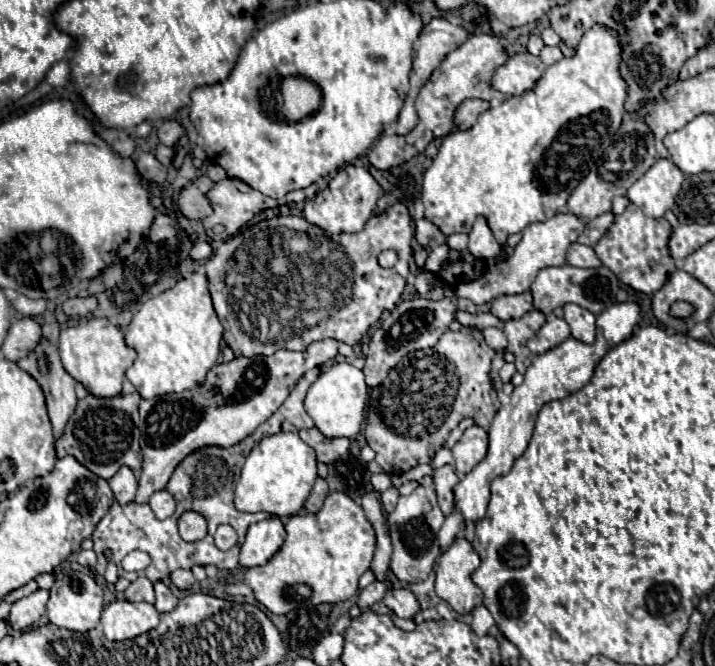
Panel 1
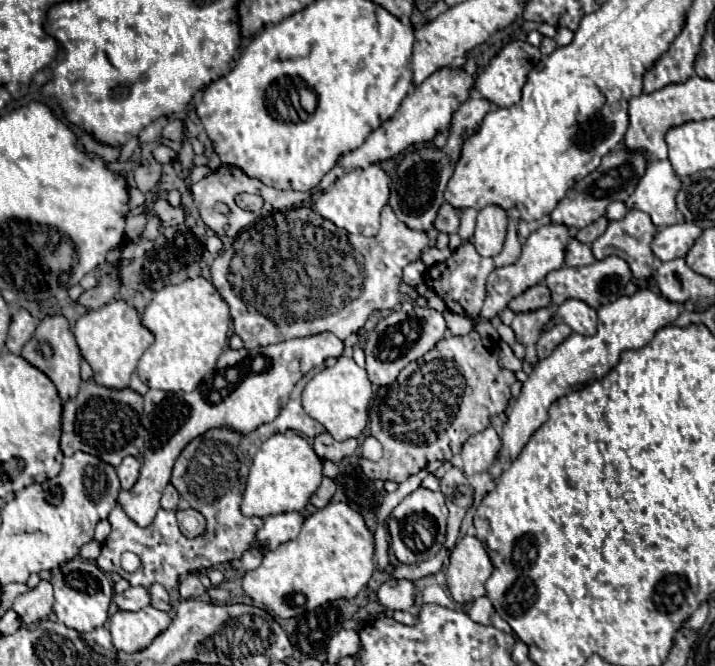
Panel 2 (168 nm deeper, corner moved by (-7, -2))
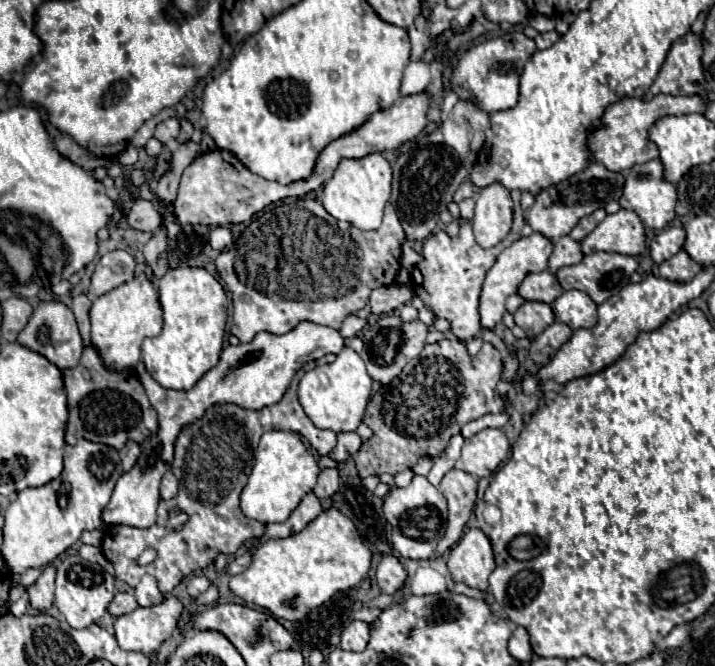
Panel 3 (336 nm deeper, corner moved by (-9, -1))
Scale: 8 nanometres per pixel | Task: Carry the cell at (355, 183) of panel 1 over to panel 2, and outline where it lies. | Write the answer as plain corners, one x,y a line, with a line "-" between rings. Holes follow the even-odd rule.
373,163
365,169
353,169
339,177
331,185
331,189
323,191
315,199
313,211
349,233
373,237
379,231
379,213
387,205
387,201
389,201
389,177
377,163

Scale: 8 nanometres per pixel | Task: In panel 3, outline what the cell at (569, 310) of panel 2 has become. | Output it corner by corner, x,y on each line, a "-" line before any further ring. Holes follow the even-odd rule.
581,290
563,292
553,304
555,320
567,324
571,330
593,328
597,324
597,304

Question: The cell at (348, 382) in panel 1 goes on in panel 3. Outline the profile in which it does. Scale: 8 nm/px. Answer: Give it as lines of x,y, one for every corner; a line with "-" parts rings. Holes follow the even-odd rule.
345,346
337,354
335,362
317,366
301,378
299,402
317,428
327,428
333,432
353,432
363,420
365,406
371,398
371,390
373,390
373,380
365,370
365,362
355,350

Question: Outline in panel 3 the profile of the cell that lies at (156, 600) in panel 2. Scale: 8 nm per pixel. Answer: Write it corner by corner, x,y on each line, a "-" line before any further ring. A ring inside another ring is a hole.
145,576
141,578
139,586
135,588
135,598
139,602
139,606
155,606
163,602
163,594
159,592
157,580
153,576

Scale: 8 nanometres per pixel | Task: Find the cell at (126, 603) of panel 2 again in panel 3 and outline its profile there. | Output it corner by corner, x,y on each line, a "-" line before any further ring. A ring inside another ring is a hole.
117,592
115,594
115,598
113,598
113,602
109,604
109,612
113,614
113,616
121,616
121,614
129,614
129,612
133,612
135,608
139,608
139,604
137,604
137,600
135,600
135,596
131,594
131,592

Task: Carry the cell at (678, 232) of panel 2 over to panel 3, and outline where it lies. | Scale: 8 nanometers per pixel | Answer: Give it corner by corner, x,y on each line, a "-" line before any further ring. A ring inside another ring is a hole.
669,226
663,228
661,232
657,232
657,236
651,240
651,258
661,264
663,260
669,260
671,256
675,256
683,244
685,244
687,232
683,226

